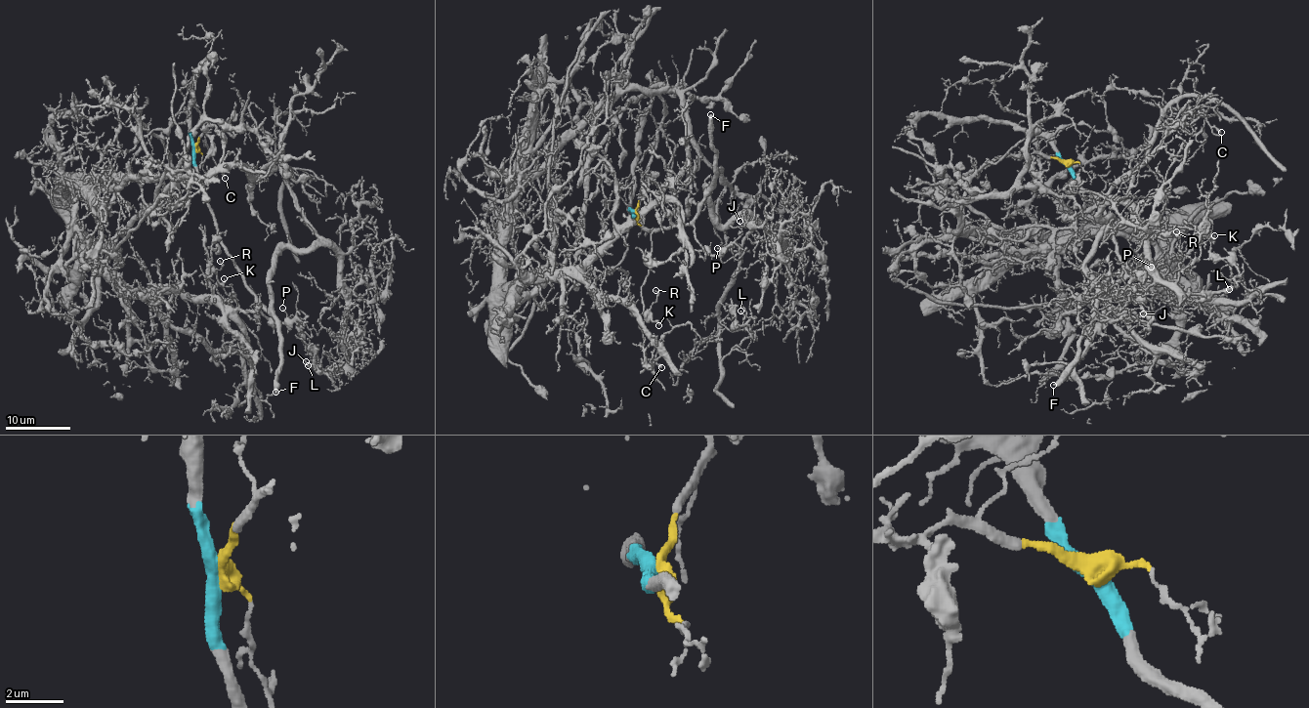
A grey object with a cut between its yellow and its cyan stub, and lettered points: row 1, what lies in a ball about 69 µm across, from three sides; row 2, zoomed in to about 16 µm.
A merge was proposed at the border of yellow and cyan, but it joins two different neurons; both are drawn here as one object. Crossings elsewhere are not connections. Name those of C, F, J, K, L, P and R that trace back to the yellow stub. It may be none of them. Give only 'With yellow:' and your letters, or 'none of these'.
With yellow: none of these

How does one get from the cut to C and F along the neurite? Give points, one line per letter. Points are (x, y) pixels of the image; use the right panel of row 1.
C: (1066, 164), (1053, 135), (1076, 124), (1107, 132), (1104, 95), (1110, 89), (1159, 97), (1220, 133)
F: (1066, 164), (1105, 215), (1123, 277), (1099, 299), (1093, 325), (1078, 342), (1078, 357), (1053, 385)

